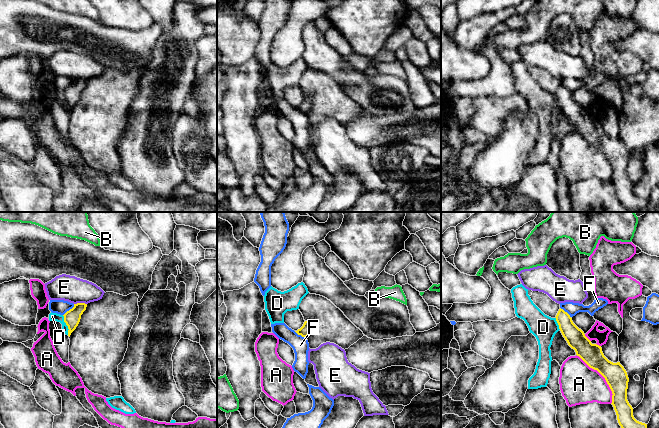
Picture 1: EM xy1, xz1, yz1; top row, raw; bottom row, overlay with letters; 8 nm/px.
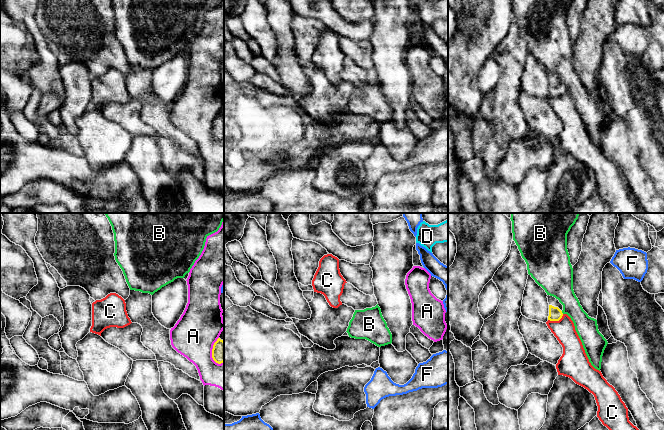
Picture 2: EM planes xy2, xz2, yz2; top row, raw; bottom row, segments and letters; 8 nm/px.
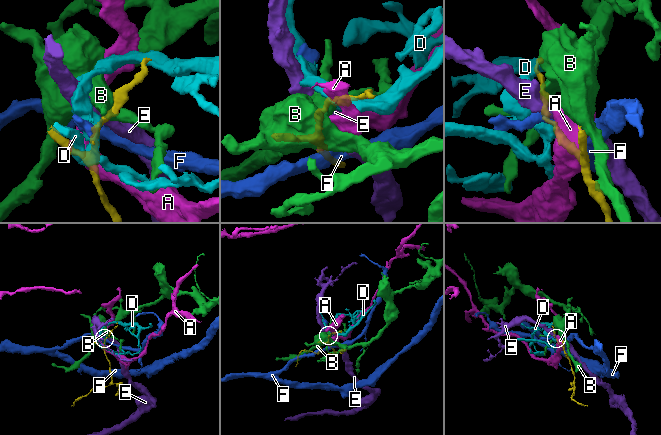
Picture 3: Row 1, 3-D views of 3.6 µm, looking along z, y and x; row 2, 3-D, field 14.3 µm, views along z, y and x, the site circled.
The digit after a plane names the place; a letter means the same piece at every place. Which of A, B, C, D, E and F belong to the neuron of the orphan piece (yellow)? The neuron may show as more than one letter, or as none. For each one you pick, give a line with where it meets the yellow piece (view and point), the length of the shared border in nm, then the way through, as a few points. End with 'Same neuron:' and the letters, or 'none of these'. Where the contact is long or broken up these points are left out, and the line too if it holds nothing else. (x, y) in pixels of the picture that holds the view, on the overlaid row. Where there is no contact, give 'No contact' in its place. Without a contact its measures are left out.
Same neuron: none of these

